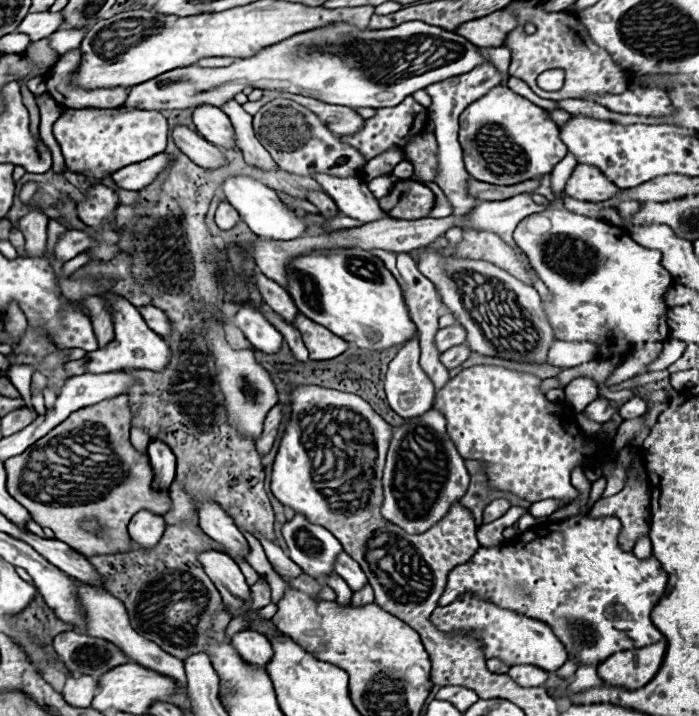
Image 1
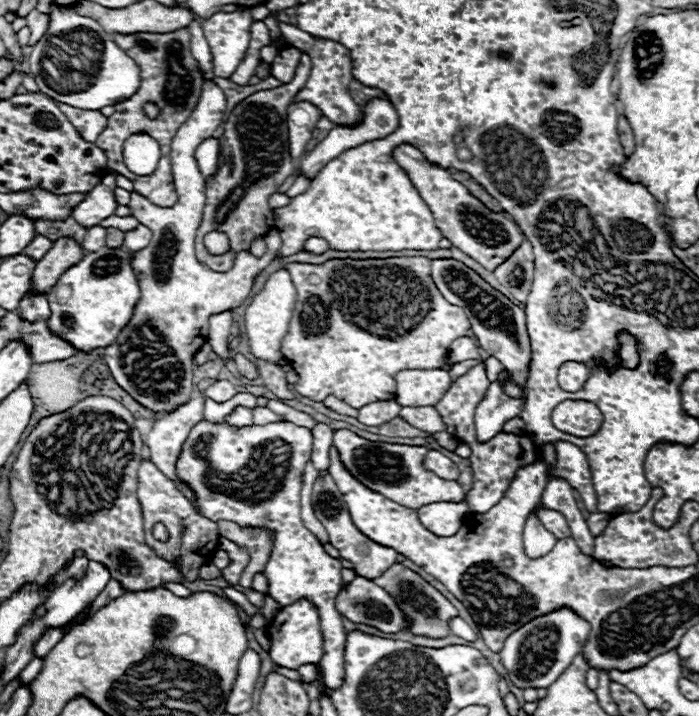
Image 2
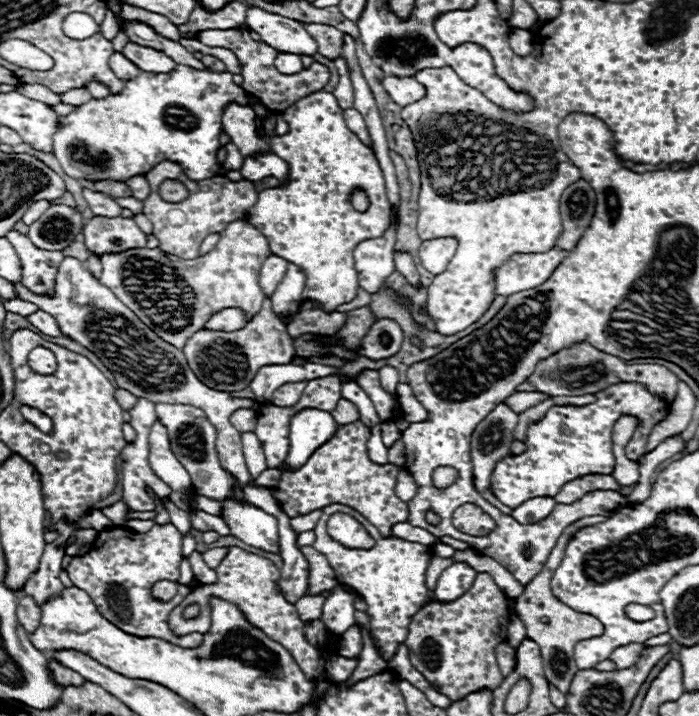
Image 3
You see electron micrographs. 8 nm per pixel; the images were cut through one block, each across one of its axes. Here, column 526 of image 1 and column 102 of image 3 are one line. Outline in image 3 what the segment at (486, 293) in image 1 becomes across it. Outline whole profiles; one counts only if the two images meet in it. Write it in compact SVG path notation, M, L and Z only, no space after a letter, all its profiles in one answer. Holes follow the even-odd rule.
M66 256L58 266L56 286L54 286L56 292L52 298L28 292L28 288L22 286L22 282L14 284L14 290L18 298L30 300L38 304L40 310L52 314L60 330L64 332L64 336L68 336L70 340L94 352L102 360L102 364L106 364L106 368L116 374L114 380L118 388L124 388L138 398L148 398L154 404L156 402L188 402L204 410L212 426L216 426L218 430L216 450L218 450L218 460L222 468L228 470L238 480L240 488L252 480L246 468L244 452L242 452L242 434L230 424L230 416L238 408L256 410L258 408L256 400L234 398L228 392L220 392L220 390L212 390L204 386L190 370L180 348L170 346L160 336L156 336L148 326L144 326L144 322L140 322L140 318L136 318L136 314L132 314L132 310L128 310L112 294L112 290L100 284L86 270L86 266L72 256Z

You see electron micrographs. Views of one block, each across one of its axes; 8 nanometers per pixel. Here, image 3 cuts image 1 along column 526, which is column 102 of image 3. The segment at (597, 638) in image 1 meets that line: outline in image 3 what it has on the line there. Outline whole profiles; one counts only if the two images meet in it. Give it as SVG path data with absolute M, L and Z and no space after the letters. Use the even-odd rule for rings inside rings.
M154 524L154 528L144 534L122 526L112 526L98 532L90 552L84 556L74 556L66 570L74 586L88 592L88 596L96 602L98 612L126 634L140 638L160 638L180 648L196 648L202 644L202 636L176 636L168 628L168 614L184 600L184 594L188 594L190 588L178 586L178 594L168 602L156 600L152 596L152 586L158 580L178 580L180 560L182 534L174 524Z

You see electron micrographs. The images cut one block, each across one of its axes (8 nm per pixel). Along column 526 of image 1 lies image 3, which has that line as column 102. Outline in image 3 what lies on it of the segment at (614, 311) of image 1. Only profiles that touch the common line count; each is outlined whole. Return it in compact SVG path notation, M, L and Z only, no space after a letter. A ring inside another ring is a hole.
M94 216L82 230L84 244L90 252L114 254L132 248L146 246L146 234L136 226L132 218L100 218Z

